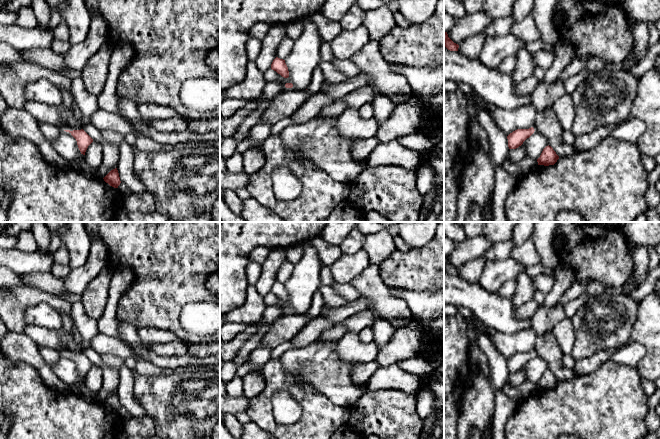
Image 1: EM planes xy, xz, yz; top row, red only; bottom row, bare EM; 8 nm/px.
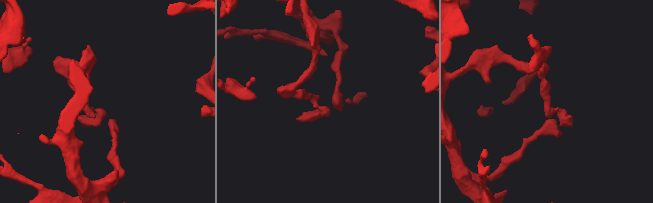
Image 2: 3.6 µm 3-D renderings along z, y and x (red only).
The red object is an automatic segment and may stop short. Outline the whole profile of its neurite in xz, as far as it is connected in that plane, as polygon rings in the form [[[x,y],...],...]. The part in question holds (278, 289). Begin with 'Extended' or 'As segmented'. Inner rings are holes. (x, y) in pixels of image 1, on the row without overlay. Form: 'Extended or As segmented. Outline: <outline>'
As segmented. Outline: [[[276,281],[271,288],[271,293],[276,295],[278,298],[280,298],[284,302],[289,301],[288,291],[285,287],[285,284],[283,283]]]

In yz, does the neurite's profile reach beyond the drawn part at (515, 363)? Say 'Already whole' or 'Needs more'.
Already whole

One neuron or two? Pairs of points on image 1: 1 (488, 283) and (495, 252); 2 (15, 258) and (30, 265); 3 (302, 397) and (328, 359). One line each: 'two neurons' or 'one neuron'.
1: two neurons
2: one neuron
3: two neurons

